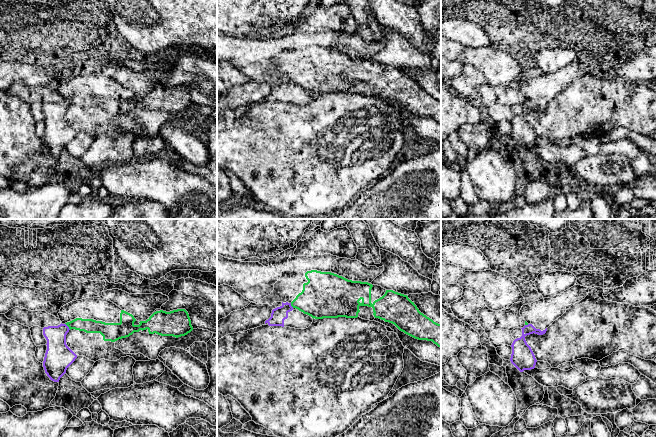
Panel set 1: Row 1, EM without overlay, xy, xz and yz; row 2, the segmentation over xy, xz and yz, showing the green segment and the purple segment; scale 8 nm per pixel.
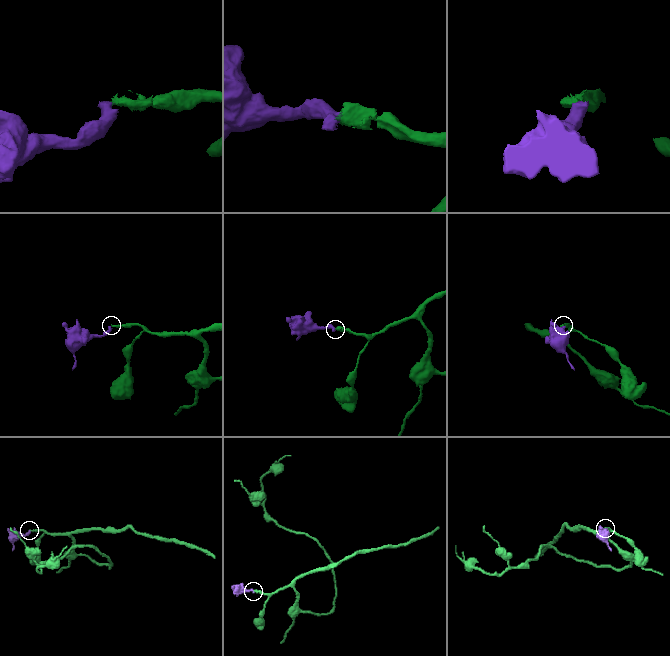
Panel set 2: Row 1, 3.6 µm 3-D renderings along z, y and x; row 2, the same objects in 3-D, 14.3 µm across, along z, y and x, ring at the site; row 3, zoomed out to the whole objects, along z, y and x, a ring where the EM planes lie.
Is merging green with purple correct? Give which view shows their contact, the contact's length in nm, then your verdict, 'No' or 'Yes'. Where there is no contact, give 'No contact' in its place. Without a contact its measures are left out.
Touches green in xy. Shared border 70 nm. No

